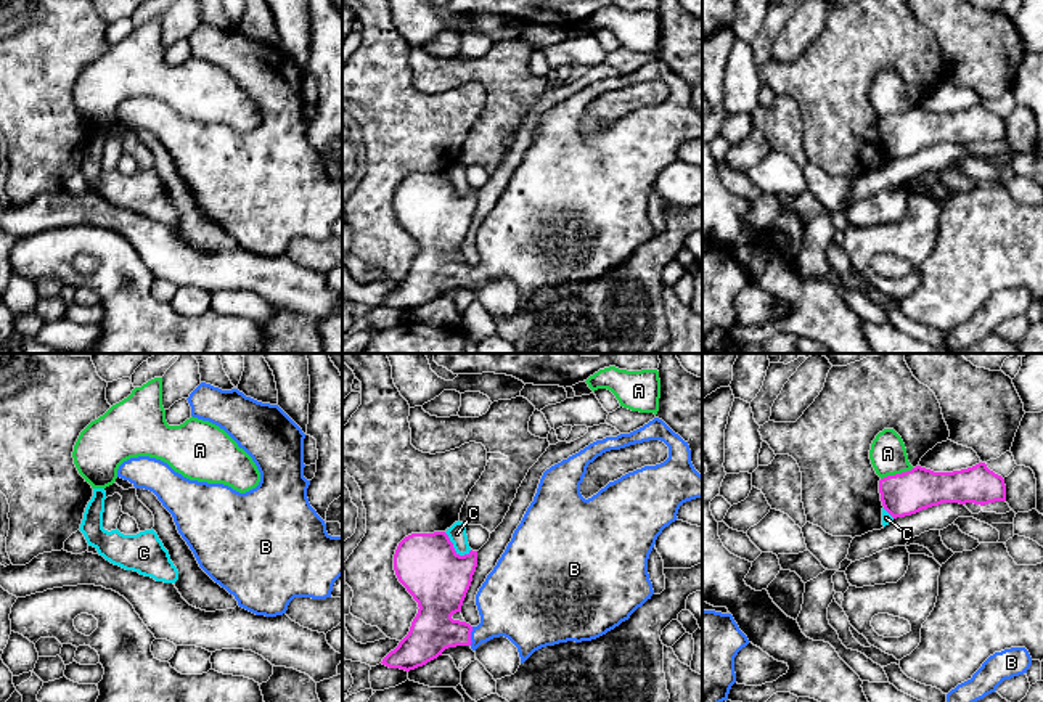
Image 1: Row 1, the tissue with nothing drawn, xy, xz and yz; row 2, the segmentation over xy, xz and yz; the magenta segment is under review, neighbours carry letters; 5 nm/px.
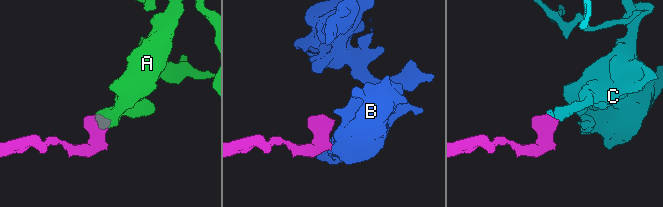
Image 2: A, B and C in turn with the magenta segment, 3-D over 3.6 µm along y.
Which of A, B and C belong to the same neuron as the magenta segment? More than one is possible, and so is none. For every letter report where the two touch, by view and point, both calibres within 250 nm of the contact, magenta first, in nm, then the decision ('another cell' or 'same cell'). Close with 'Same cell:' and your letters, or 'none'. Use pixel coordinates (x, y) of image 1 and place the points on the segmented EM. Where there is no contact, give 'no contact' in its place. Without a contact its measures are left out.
A: contact yz (897, 474); calibres 220 and 180 nm; another cell
B: contact xz (470, 636); calibres 220 and 300 nm; same cell
C: contact xz (454, 548); calibres 320 and 90 nm; another cell
Same cell: B

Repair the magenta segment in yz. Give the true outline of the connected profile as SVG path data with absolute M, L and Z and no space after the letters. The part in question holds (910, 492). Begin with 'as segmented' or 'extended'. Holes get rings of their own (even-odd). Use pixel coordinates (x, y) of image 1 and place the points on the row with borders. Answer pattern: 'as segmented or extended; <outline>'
as segmented; M979 463L953 472L934 472L916 466L911 471L879 480L884 509L905 517L942 503L988 504L1006 501L1004 479Z

